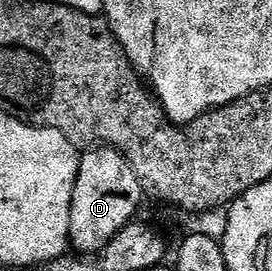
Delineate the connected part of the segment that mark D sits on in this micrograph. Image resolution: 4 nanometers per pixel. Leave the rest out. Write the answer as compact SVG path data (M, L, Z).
M94 147L80 154L71 199L69 244L78 254L96 255L124 225L138 216L143 190L135 171L117 149Z

